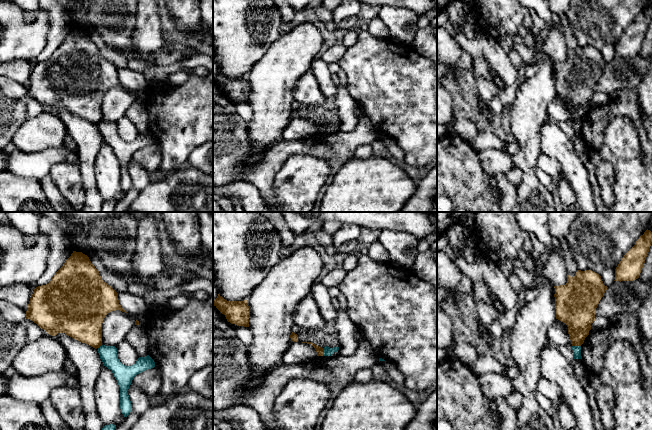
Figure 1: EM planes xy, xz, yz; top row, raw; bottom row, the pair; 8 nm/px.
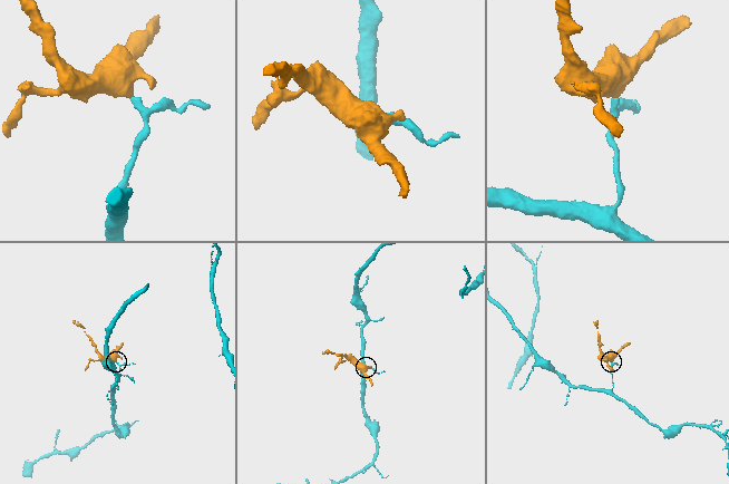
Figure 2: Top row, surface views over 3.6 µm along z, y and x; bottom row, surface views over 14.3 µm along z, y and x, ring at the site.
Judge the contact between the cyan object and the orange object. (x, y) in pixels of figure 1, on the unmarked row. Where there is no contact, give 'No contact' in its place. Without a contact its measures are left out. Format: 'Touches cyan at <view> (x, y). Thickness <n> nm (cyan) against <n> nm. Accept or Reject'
Touches cyan at yz (576, 122). Thickness 60 nm (cyan) against 240 nm. Reject

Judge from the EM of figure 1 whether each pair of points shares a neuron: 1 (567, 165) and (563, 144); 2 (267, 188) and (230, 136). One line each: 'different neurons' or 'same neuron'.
1: same neuron
2: same neuron

